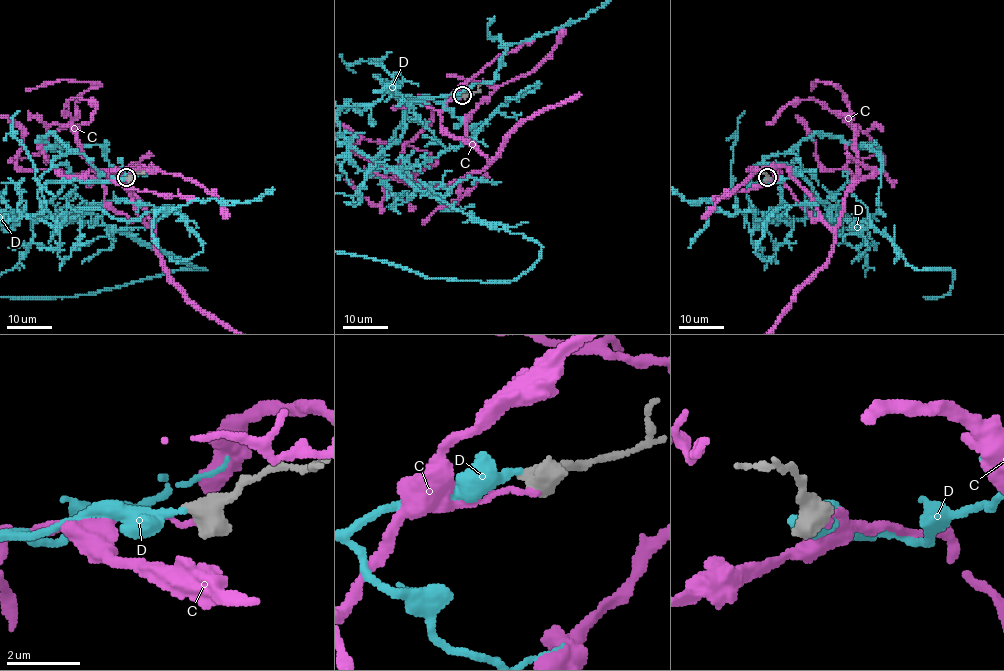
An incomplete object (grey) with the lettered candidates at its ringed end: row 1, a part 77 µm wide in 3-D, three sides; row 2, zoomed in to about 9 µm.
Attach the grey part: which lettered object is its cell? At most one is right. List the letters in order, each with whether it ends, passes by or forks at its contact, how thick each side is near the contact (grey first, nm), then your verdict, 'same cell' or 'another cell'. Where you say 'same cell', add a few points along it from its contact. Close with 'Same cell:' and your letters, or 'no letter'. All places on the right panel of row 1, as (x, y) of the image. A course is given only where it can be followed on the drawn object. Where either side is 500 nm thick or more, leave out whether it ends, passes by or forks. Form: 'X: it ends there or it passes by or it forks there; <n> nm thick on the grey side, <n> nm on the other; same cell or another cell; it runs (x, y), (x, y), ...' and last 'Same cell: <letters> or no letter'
C: 700 nm thick on the grey side, 140 nm on the other; another cell
D: it ends there; 420 nm thick on the grey side, 320 nm on the other; same cell
Same cell: D

